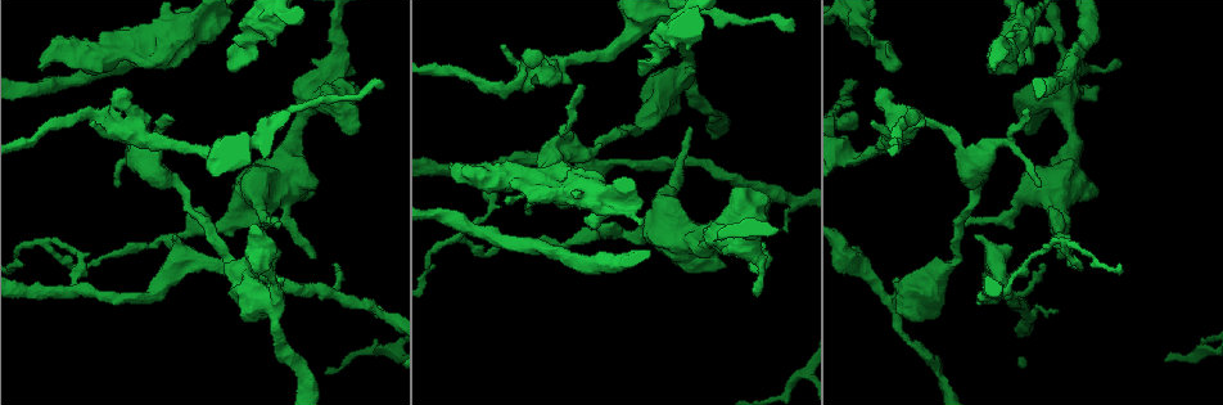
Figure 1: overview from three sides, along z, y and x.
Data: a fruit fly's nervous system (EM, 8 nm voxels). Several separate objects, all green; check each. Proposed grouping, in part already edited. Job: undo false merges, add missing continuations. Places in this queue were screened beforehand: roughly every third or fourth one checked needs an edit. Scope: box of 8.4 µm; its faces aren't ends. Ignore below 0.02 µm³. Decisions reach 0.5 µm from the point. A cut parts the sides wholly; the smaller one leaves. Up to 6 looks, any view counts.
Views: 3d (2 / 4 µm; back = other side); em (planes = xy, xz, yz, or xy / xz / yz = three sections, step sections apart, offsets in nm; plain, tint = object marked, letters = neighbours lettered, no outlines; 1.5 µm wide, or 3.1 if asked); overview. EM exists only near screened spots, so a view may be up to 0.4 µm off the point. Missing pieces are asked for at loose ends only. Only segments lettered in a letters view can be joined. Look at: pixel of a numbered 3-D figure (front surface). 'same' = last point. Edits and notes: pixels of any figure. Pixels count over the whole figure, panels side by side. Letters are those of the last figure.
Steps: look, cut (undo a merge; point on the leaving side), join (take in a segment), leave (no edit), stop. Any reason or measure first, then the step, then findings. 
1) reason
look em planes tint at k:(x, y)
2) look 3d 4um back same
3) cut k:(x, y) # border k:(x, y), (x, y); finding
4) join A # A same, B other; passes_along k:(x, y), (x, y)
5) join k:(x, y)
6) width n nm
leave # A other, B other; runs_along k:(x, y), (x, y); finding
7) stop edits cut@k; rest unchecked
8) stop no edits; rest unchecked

three arms meet
look em xy step 4 tint at 1:(1005, 288)

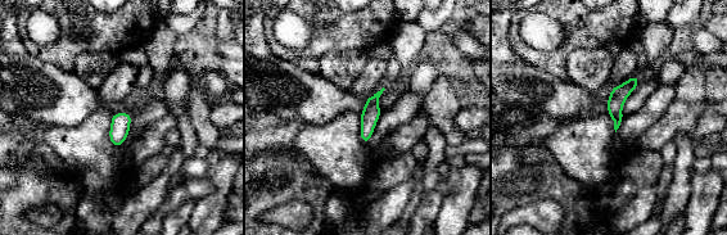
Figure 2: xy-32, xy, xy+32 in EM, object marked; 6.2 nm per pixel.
look em planes letters same

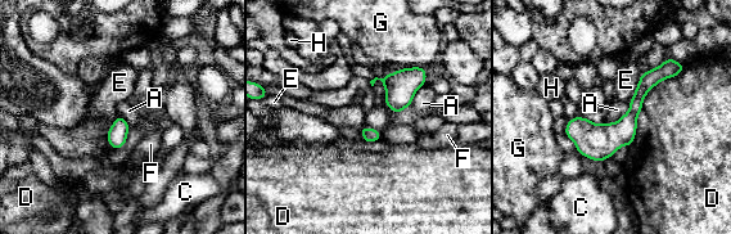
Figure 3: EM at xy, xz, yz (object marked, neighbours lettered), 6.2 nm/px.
leave # A other, C other, D other, E other, F other, G other, H other; runs_along 3:(664, 68), (609, 138), (581, 151); all the same neuron

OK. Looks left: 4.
tapers out
look em xy step 4 letters at 1:(119, 183)

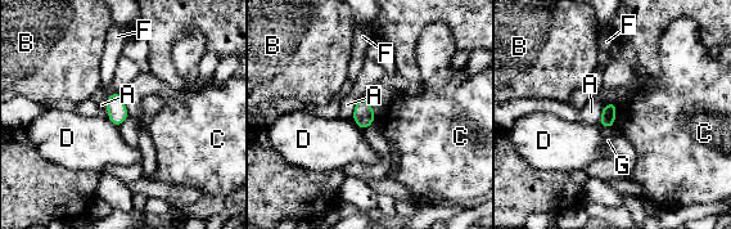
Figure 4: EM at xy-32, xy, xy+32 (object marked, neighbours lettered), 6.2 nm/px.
another direction
look em planes letters same

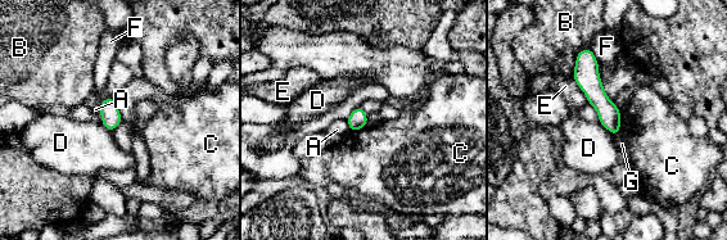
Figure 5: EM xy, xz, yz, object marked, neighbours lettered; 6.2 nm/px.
longest_contact B 220 nm
leave # A other, B other, C other, D other, E other, F other, G other; none of them fits

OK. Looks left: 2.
an open end
look em planes letters at 1:(231, 69)

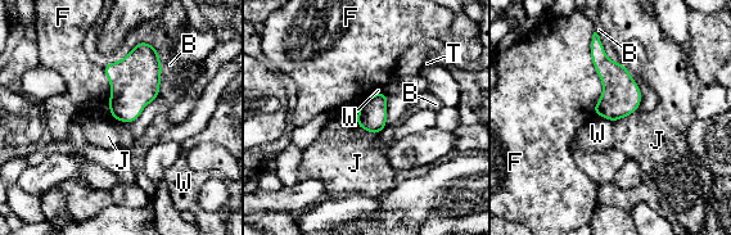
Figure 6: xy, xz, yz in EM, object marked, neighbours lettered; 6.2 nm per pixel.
longest_contact F 500 nm
leave # B other, F other, J other, T other, W other; border 6:(595, 113), (613, 122); none of them fits

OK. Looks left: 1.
stop no edits; rest unchecked

